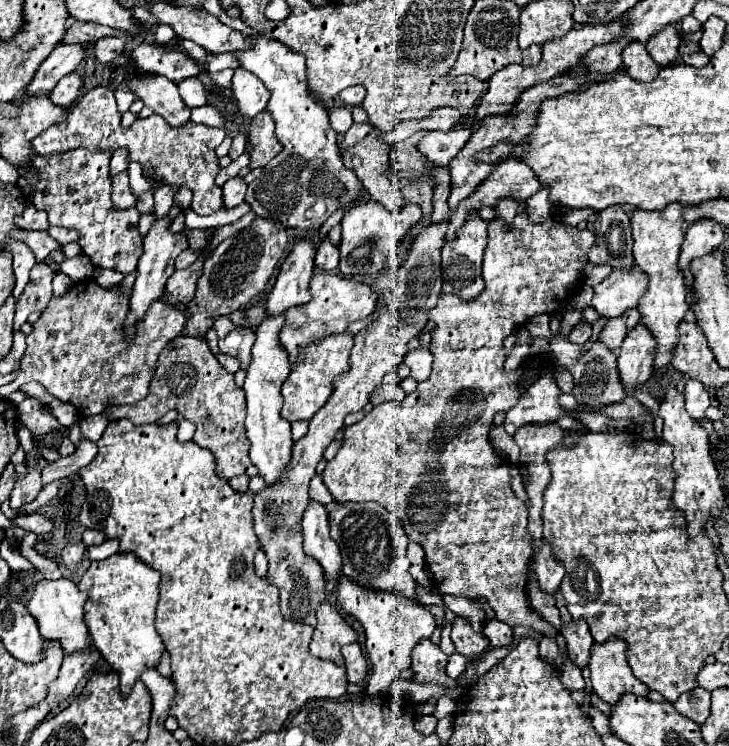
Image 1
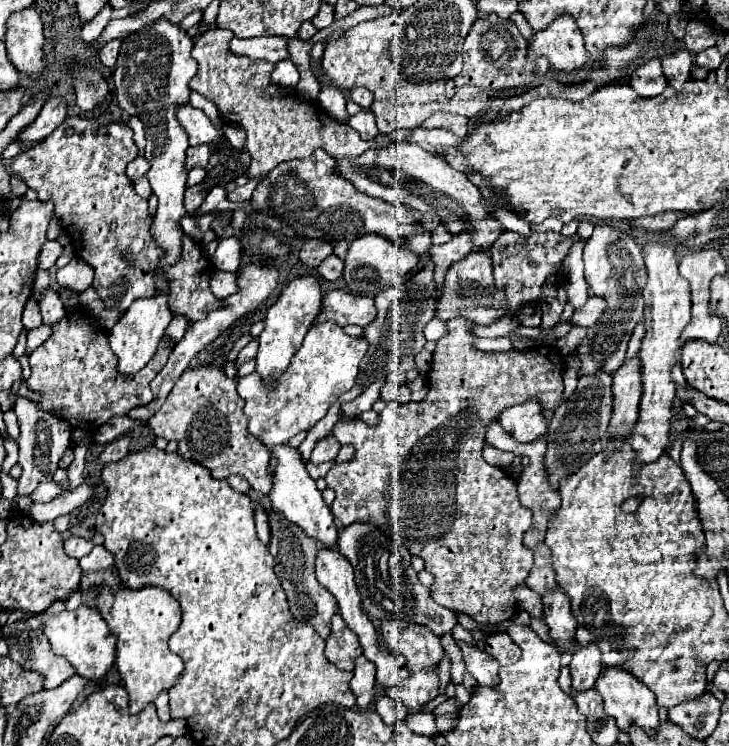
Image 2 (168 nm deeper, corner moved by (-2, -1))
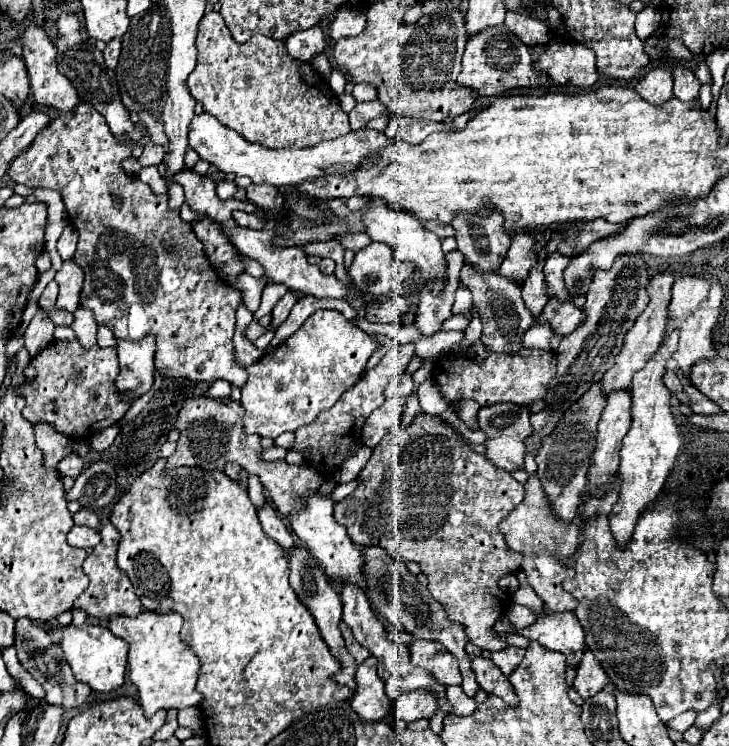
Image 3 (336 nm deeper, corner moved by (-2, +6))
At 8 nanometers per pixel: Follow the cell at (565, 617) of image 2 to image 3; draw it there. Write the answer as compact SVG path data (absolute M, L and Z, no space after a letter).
M572 612L546 614L530 628L516 630L516 634L526 636L528 640L538 640L544 648L564 654L566 664L572 668L578 668L586 650L584 630Z

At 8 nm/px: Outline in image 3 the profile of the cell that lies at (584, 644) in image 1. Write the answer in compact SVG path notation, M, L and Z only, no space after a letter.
M586 650L578 670L576 670L576 680L574 680L574 688L578 690L578 694L584 700L590 700L594 694L598 694L600 690L604 690L608 684L608 676L602 670L602 666L598 664L598 660L594 660L592 652Z

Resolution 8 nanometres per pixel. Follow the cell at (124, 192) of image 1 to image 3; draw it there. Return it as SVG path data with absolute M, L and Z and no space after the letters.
M146 140L144 152L142 152L142 156L140 156L138 162L140 162L142 166L156 166L156 164L160 164L160 162L164 160L164 156L166 156L166 152L164 152L162 146L154 144L152 140Z

